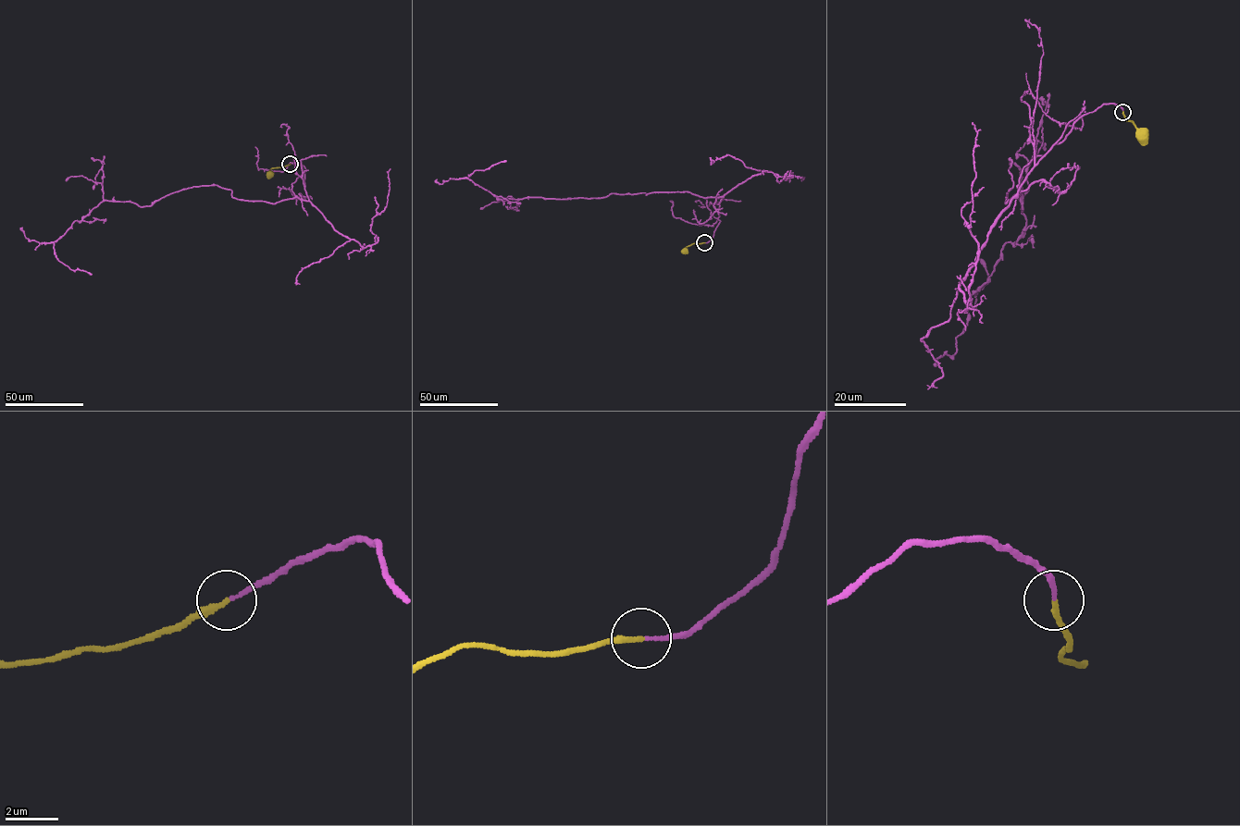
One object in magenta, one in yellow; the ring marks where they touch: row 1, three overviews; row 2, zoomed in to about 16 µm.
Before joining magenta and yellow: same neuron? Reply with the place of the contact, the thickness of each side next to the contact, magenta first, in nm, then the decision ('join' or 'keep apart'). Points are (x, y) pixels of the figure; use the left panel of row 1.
place (290, 164); calibres 140 and 240 nm; join

